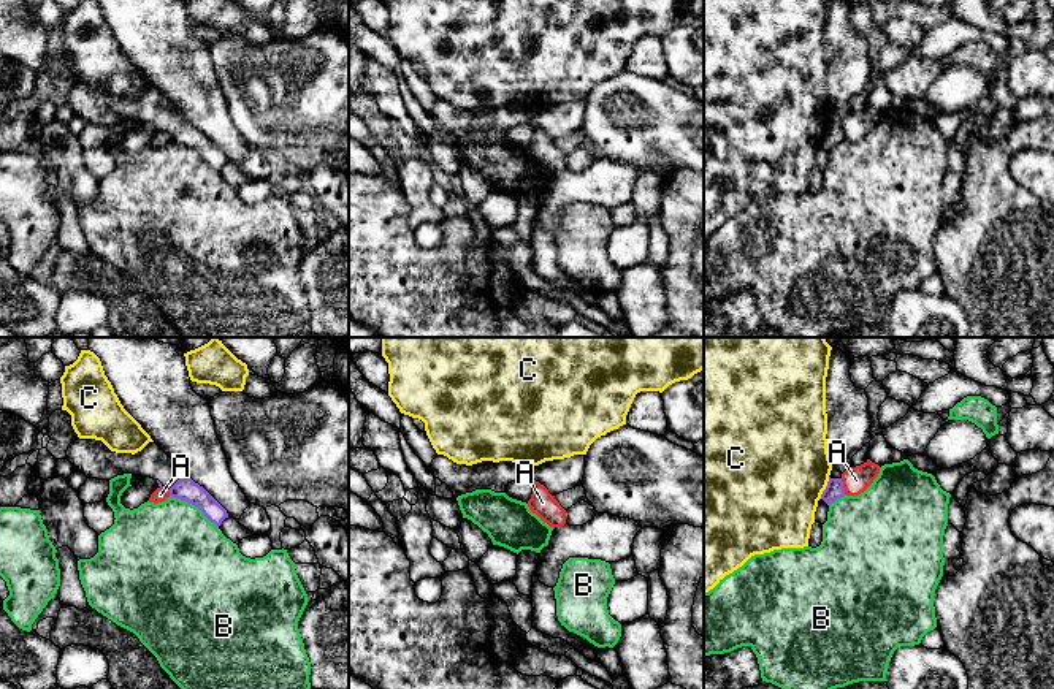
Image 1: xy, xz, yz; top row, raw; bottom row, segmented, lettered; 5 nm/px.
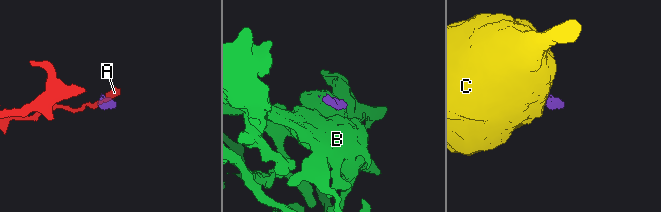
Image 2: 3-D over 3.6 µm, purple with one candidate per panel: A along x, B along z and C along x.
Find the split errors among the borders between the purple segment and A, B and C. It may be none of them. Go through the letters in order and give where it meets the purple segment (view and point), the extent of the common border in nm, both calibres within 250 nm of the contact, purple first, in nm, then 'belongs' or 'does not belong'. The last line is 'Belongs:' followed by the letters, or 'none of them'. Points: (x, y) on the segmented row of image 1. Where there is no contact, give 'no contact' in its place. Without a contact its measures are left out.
A: yz (842, 487) | 80 nm | 90/140 nm | does not belong
B: xy (194, 504) | 300 nm | 110/460 nm | does not belong
C: yz (826, 488) | 120 nm | 90/480 nm | does not belong
Belongs: none of them

